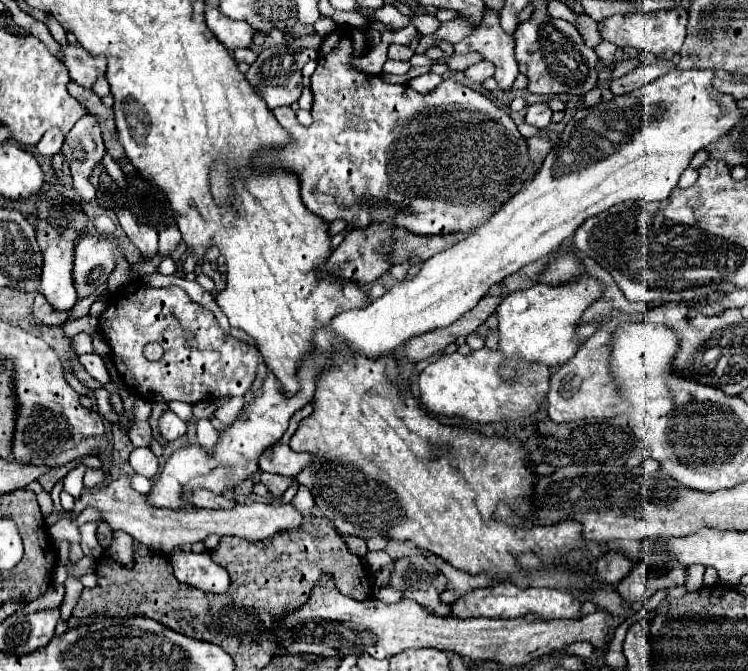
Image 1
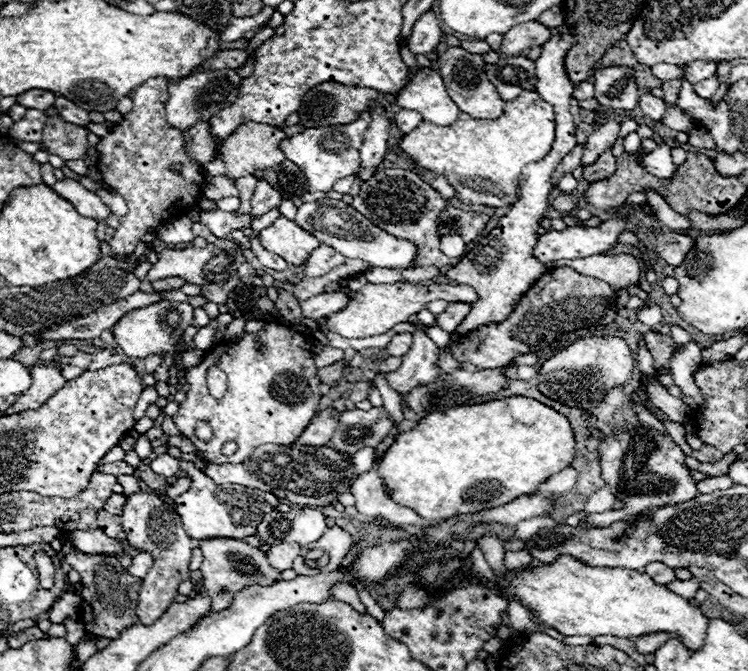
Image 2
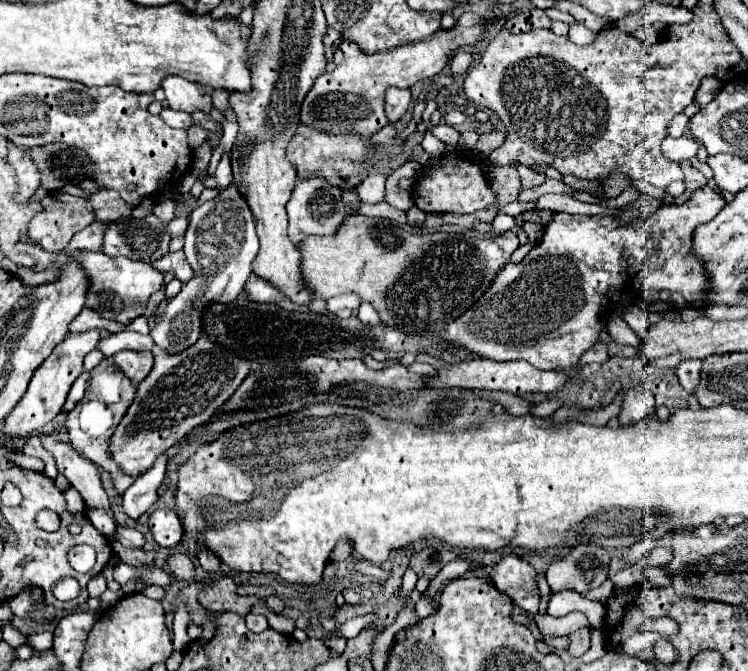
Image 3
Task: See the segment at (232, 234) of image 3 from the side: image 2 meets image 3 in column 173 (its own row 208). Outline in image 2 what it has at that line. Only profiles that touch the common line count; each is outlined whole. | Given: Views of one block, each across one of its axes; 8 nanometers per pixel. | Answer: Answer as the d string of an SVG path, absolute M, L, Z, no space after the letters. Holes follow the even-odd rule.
M322 198L318 202L308 202L298 208L298 214L294 218L298 226L314 234L320 242L340 250L346 258L360 258L366 264L374 268L396 268L396 270L408 270L414 268L414 260L418 256L418 248L410 240L400 240L386 230L378 228L374 222L364 218L358 210L344 204L342 200Z

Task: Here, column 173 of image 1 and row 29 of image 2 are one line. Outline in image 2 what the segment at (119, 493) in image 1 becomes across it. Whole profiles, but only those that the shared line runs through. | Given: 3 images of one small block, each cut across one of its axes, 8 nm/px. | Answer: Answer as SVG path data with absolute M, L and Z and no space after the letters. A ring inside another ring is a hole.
M522 22L512 26L504 34L500 52L506 56L516 56L516 54L526 54L532 46L542 46L544 42L550 40L550 28L540 24L540 22Z

